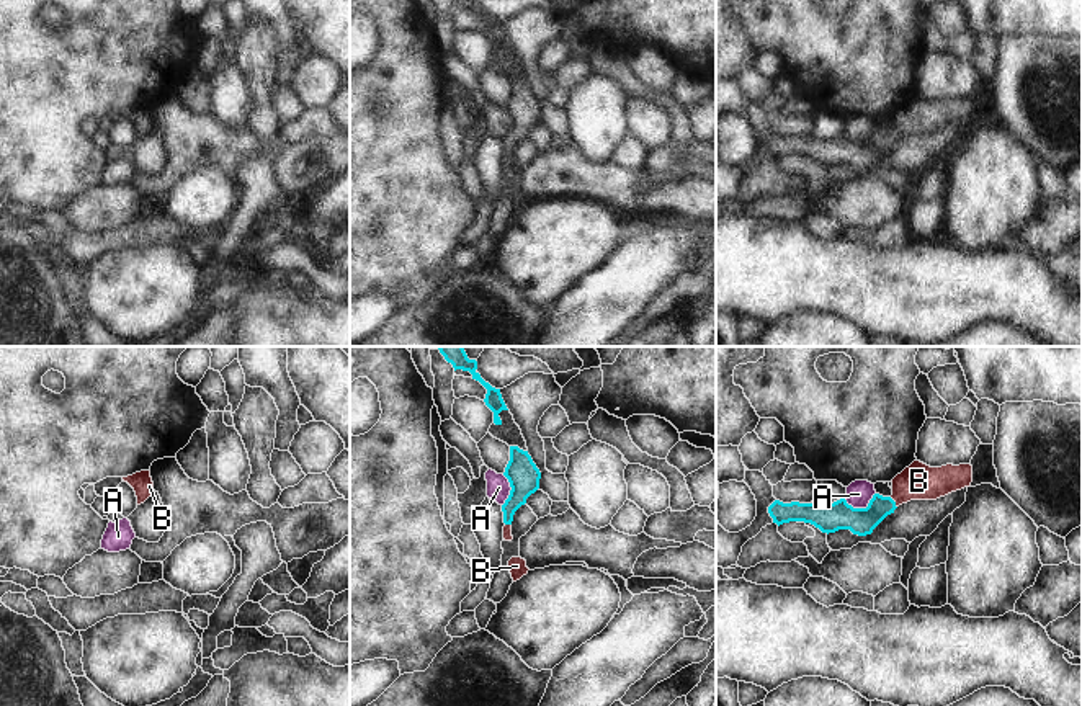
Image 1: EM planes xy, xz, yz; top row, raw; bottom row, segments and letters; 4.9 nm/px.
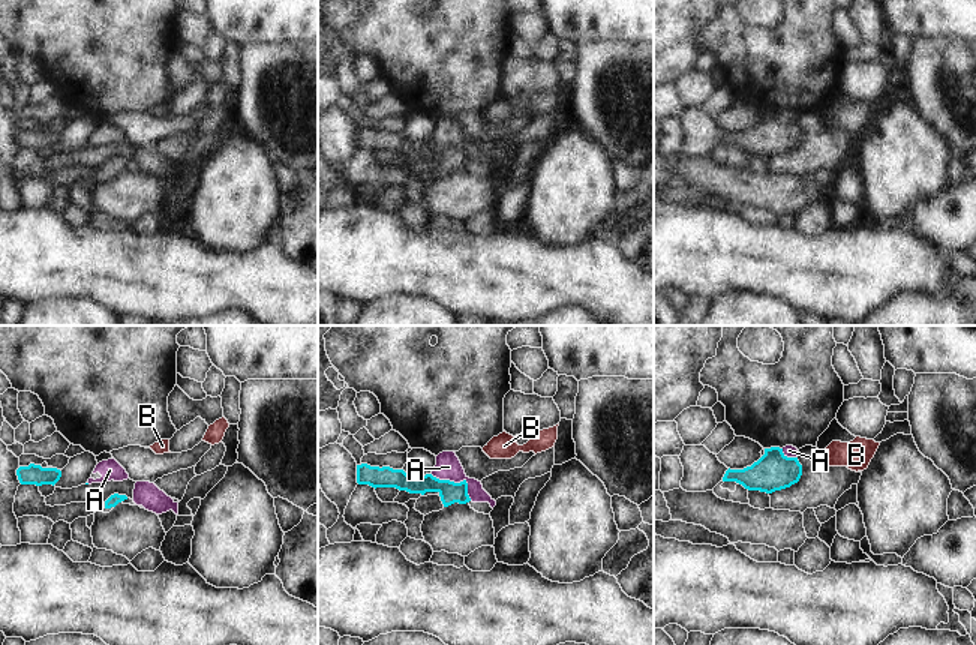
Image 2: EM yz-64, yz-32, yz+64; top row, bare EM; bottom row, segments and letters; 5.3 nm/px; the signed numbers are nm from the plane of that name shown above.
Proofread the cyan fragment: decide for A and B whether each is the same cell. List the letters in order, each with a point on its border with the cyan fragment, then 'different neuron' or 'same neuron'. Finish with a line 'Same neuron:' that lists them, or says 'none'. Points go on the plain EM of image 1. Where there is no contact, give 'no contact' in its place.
A: yz (862, 142) | different neuron
B: yz (894, 136) | same neuron
Same neuron: B

